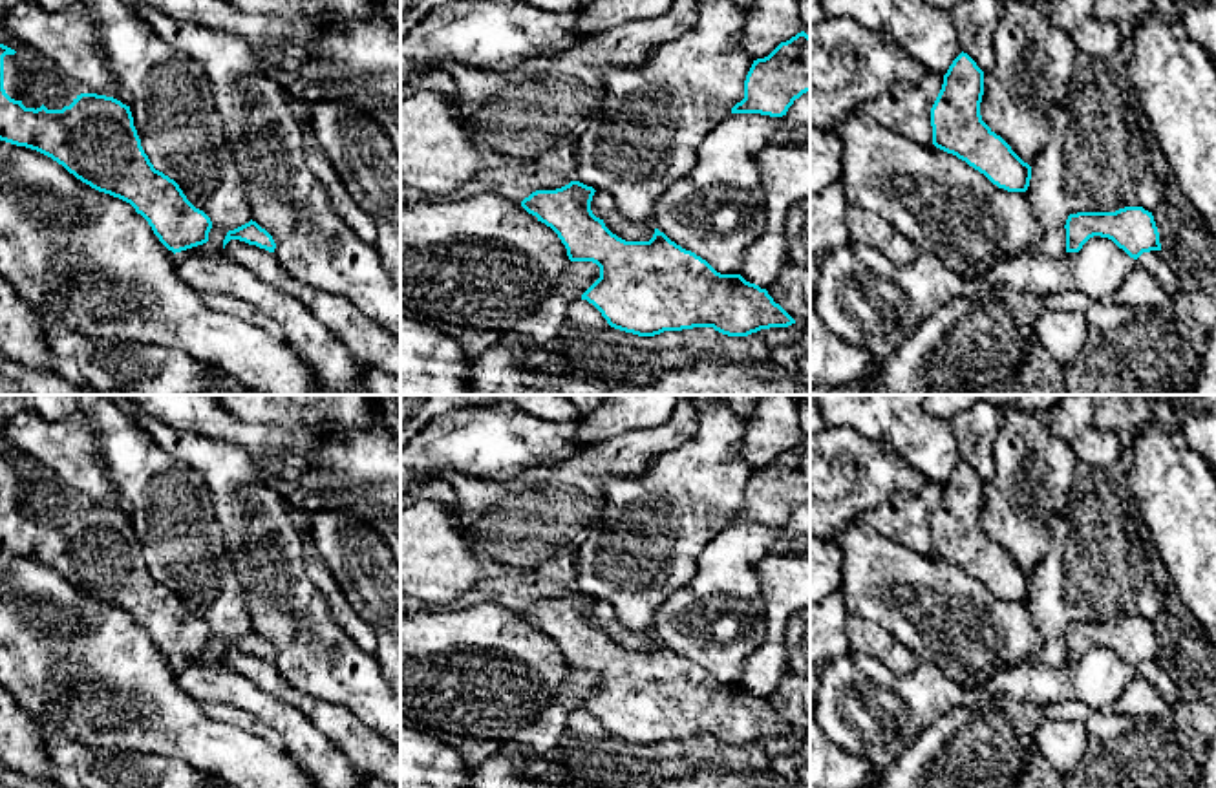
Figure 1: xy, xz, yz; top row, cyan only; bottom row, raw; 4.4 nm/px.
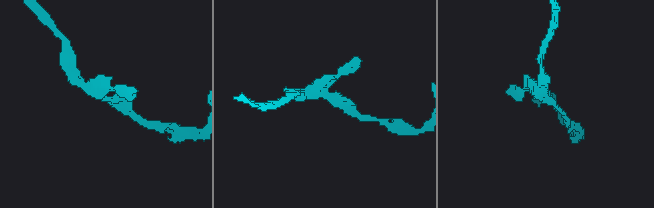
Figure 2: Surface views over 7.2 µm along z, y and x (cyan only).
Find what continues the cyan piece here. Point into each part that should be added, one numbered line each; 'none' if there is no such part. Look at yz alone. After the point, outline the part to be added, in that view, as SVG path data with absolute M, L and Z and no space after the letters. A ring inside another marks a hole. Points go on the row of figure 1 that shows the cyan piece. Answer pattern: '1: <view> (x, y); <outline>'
none

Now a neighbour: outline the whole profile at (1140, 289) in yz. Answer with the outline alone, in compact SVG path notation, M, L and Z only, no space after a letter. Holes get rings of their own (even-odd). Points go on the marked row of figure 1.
M1141 265L1126 276L1112 300L1132 307L1172 309L1172 296Z

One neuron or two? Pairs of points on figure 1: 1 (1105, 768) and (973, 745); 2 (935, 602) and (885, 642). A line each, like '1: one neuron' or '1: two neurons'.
1: one neuron
2: two neurons

